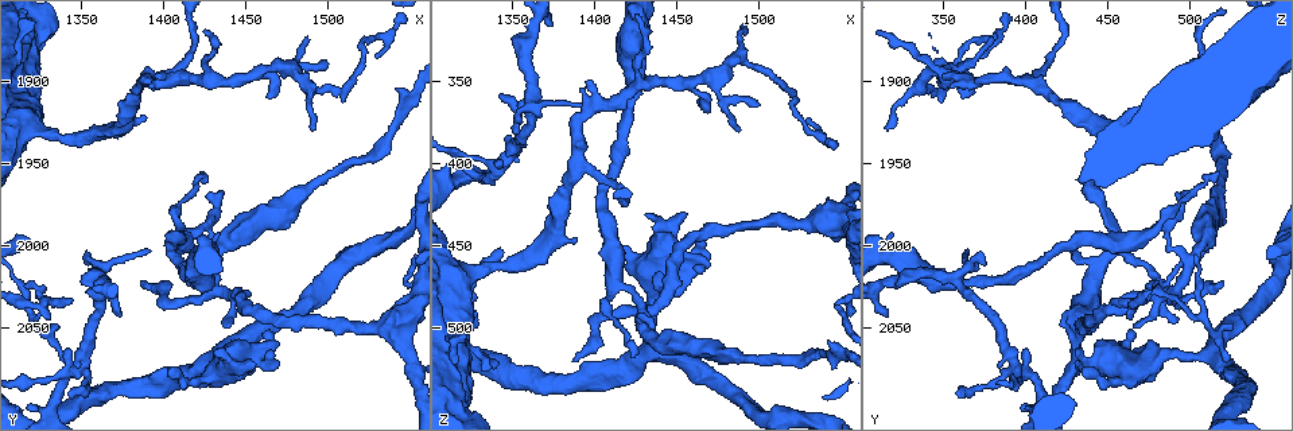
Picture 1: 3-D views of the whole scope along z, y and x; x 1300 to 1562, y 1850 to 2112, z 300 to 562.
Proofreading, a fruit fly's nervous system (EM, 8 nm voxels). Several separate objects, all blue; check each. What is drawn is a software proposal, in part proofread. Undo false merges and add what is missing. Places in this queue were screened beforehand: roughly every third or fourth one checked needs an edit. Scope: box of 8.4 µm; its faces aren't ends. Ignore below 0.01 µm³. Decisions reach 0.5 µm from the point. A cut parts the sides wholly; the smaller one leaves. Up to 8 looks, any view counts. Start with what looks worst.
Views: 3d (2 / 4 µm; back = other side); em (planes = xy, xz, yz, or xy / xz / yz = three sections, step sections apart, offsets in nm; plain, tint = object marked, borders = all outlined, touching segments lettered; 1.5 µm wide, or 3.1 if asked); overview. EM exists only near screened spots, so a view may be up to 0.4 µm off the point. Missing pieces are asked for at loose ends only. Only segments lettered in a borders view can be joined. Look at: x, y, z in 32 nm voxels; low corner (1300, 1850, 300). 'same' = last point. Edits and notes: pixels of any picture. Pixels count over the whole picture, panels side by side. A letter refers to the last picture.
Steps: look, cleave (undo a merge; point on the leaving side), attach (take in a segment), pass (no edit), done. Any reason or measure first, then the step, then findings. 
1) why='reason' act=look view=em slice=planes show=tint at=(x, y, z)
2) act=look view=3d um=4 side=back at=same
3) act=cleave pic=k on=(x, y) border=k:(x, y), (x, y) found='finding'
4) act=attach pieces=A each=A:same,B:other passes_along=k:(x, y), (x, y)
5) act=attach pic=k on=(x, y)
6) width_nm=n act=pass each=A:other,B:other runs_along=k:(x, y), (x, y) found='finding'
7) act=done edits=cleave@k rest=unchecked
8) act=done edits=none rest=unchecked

why='a fork' act=look view=em slice=planes show=borders at=(1322, 2038, 466)

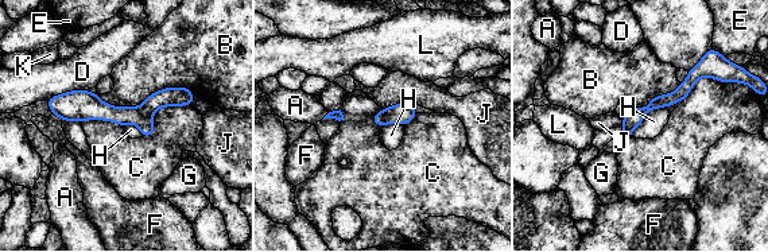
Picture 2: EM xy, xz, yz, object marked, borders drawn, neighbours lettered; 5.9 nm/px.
width_nm=110 longest_contact=B:600nm act=cleave pic=2 on=(103, 111) each=A:other,B:other,C:other,D:other,E:other,F:other,G:other,H:other,J:other,K:other,L:other found='two neurons meet here'

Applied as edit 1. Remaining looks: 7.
why='see it whole again' act=look view=overview

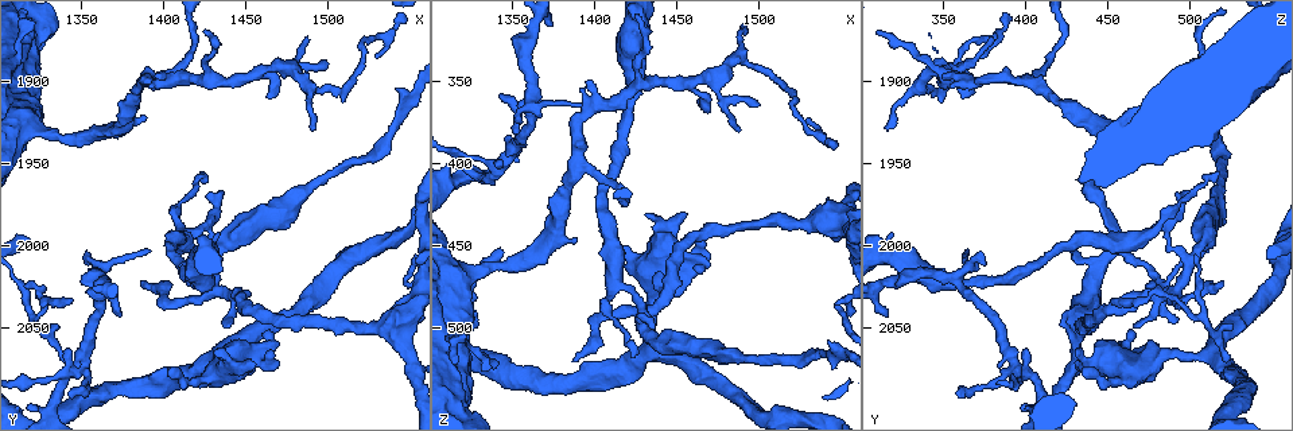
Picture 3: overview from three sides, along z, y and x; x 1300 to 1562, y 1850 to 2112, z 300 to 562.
why='a narrow waist' act=look view=em slice=xz step=4 show=borders at=(1432, 2068, 510)

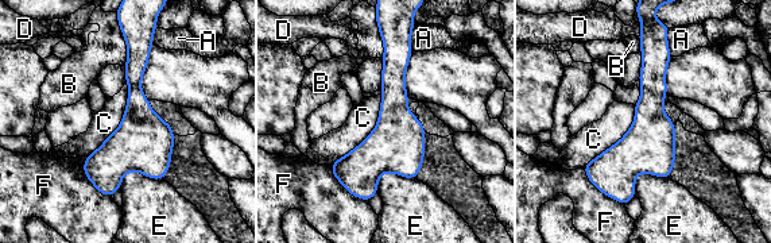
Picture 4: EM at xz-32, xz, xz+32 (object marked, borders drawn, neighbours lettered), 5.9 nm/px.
act=look view=em slice=planes show=borders at=same

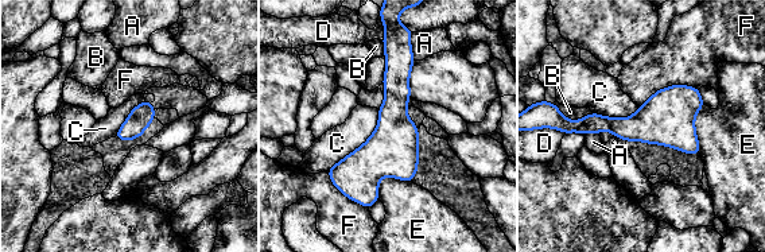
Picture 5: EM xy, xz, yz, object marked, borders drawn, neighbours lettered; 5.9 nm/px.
act=pass each=A:other,B:other,C:other,D:other,E:other,F:other runs_along=5:(395, 47), (393, 142), (365, 202) found='one neuron here'

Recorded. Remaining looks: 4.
why='an open end' act=look view=em slice=planes show=borders at=(1436, 1966, 500)

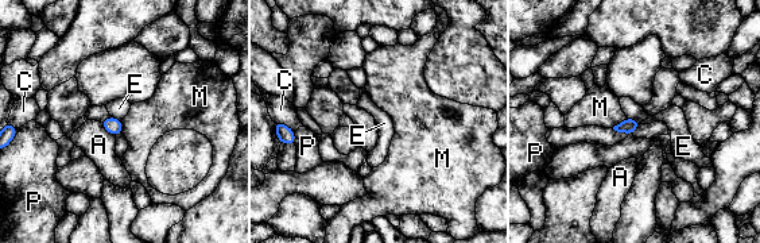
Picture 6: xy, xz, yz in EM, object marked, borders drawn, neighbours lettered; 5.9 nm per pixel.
width_nm=90 act=pass each=A:other,C:other,E:other,M:other,P:other border=6:(627, 116), (636, 118), (642, 123) found='no lettered segment goes on from it'

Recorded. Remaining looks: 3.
act=done edits=cleave@2 rest=unchecked

